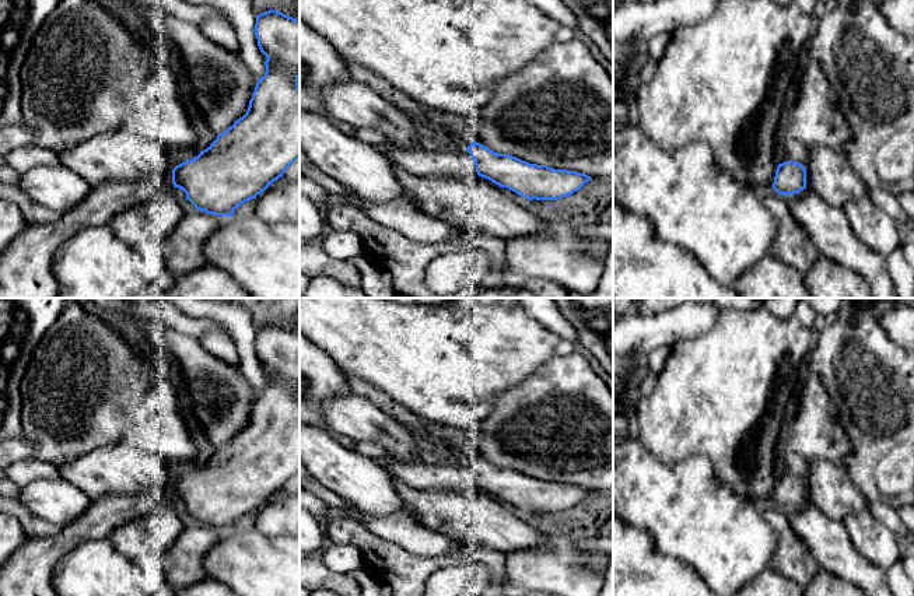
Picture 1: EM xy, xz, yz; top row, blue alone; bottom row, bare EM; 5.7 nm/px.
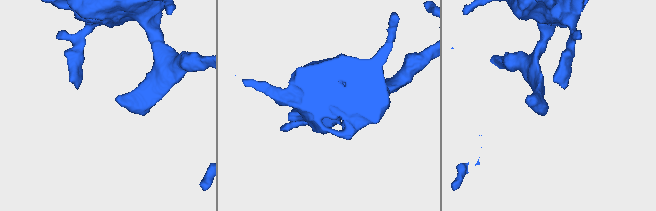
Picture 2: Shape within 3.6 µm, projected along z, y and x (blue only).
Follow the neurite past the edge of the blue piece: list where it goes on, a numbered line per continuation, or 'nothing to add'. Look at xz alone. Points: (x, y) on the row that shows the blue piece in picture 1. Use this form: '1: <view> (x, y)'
1: xz (426, 161)

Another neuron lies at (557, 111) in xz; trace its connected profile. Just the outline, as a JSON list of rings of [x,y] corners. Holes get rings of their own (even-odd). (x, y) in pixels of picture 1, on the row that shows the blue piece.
[[[578,39],[554,42],[521,70],[502,77],[494,87],[493,98],[462,120],[462,129],[473,141],[494,152],[554,169],[577,171],[592,179],[613,179],[613,81],[588,46]]]

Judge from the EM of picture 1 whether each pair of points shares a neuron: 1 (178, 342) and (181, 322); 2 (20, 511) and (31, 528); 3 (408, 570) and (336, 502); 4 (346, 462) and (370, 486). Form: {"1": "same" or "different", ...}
{"1": "different", "2": "same", "3": "different", "4": "same"}

